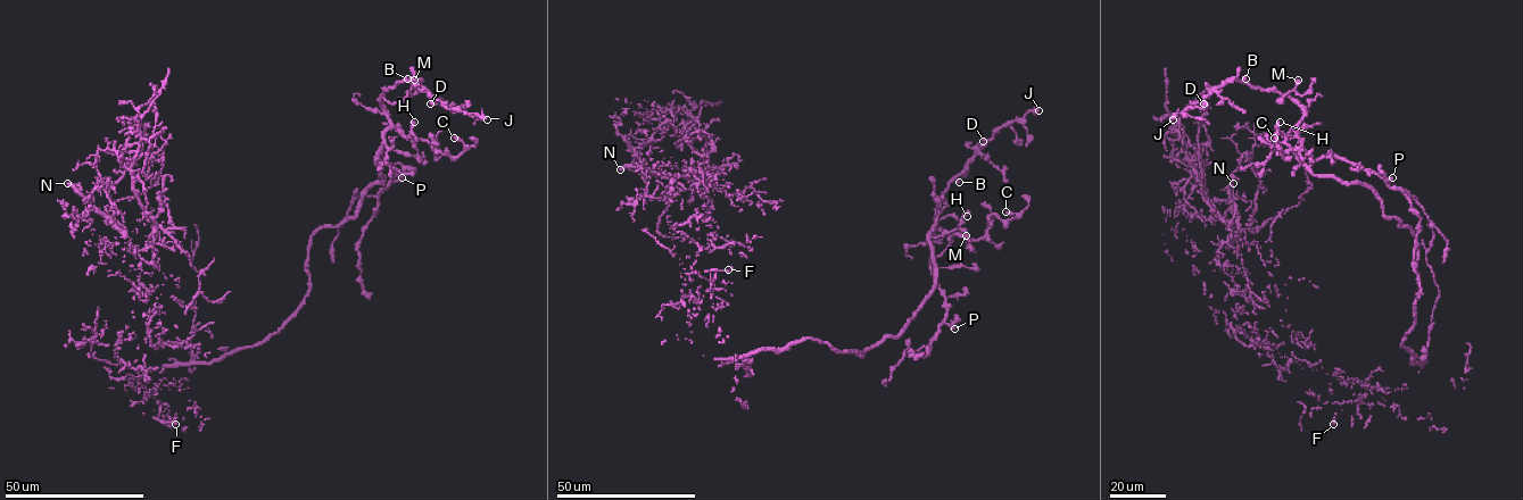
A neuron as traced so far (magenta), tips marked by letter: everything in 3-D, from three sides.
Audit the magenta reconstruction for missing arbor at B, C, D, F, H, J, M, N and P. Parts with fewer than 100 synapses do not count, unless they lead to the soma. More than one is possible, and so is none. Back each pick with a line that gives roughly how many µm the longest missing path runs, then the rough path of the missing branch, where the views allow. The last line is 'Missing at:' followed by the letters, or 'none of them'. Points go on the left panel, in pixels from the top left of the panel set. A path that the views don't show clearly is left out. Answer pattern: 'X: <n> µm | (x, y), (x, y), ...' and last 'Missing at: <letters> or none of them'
N: 80 µm
Missing at: N

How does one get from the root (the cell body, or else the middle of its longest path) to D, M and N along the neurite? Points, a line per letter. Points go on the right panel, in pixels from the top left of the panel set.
D: (1421, 365), (1403, 346), (1412, 231), (1370, 188), (1300, 161), (1288, 97), (1230, 80), (1203, 103)
M: (1421, 365), (1403, 346), (1416, 236), (1370, 188), (1300, 161), (1288, 133), (1302, 110), (1280, 102), (1298, 80)
N: (1421, 365), (1403, 389), (1384, 390), (1319, 363), (1302, 368), (1250, 341), (1233, 317), (1233, 183)

